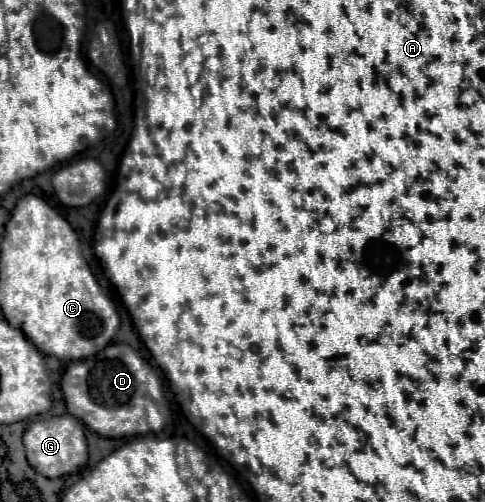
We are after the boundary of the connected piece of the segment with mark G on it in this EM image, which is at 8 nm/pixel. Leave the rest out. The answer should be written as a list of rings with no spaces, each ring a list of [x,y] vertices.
[[[68,413],[42,421],[32,421],[24,431],[24,447],[26,447],[28,463],[48,479],[68,475],[88,461],[84,425],[80,419],[74,419]]]

